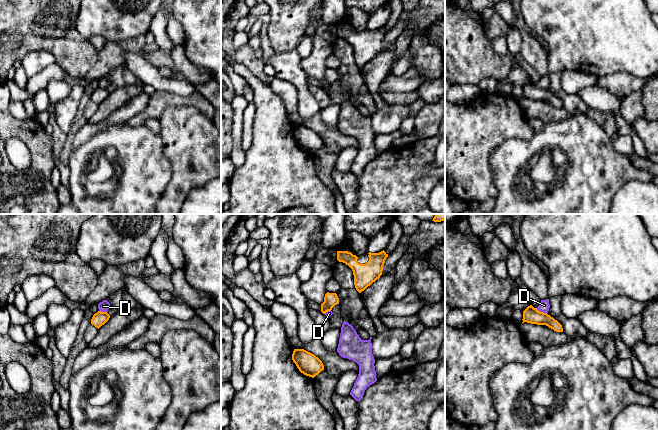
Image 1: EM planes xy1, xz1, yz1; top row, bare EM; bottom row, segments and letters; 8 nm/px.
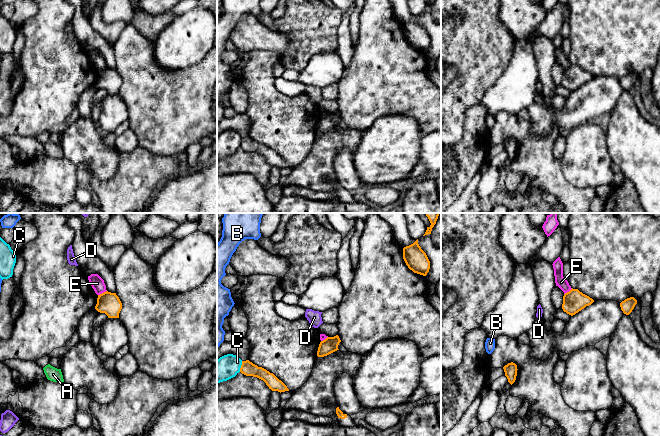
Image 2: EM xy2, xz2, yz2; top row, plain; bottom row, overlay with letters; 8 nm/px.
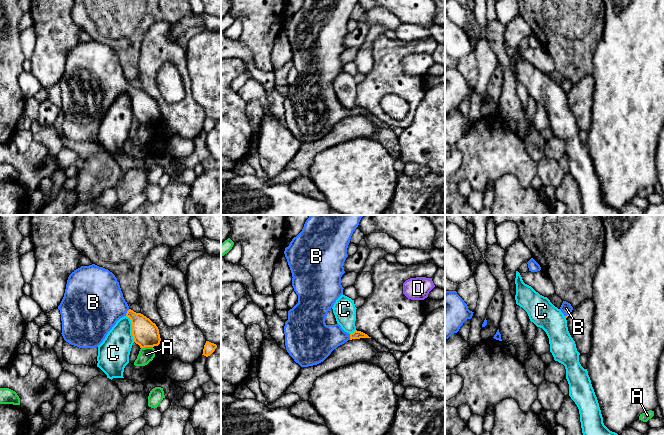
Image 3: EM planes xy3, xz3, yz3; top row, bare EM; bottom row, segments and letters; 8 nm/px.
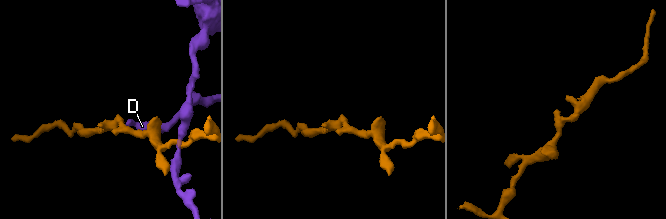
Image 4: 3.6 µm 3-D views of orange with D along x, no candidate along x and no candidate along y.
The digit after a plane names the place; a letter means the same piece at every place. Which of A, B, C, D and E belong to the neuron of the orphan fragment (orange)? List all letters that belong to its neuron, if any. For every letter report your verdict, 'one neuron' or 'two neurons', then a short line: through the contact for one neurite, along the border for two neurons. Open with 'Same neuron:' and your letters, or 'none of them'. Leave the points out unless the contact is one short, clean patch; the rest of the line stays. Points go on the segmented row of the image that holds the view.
Same neuron: B
A: two neurons; line xy3 (152, 346), (141, 348)
B: one neuron
C: two neurons; line xy3 (126, 315), (131, 323), (131, 334), (134, 341)
D: two neurons; line yz1 (536, 308), (546, 313)
E: two neurons; line xy2 (106, 290), (98, 295)

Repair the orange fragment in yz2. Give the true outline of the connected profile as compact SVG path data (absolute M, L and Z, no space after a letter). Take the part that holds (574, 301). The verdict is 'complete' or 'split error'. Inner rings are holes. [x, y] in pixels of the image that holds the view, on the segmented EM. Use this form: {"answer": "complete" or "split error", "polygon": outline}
{"answer": "complete", "polygon": "M572 288L563 296L562 309L567 314L573 316L593 302L594 300L592 298L583 294L578 289Z"}

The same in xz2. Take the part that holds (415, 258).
{"answer": "complete", "polygon": "M418 239L413 244L403 248L403 259L414 273L426 276L429 272L430 261L419 246Z"}

